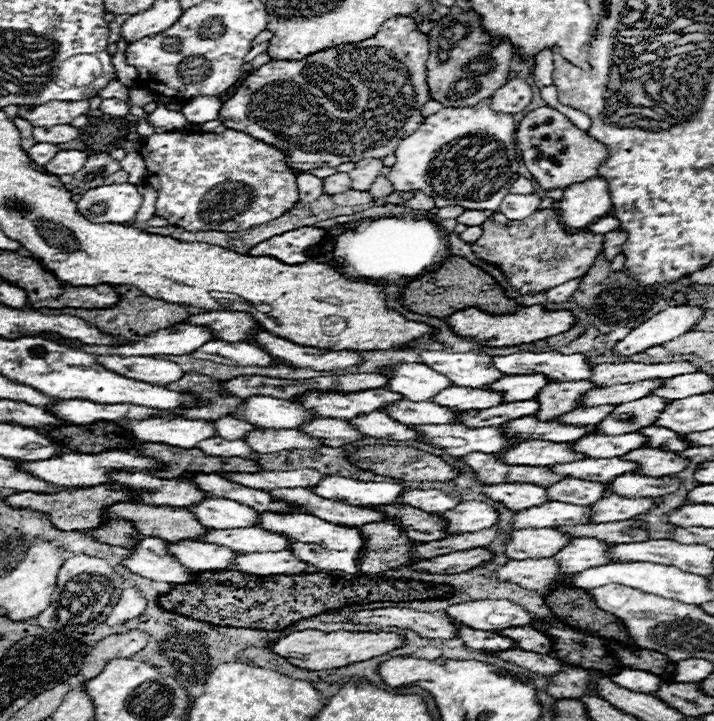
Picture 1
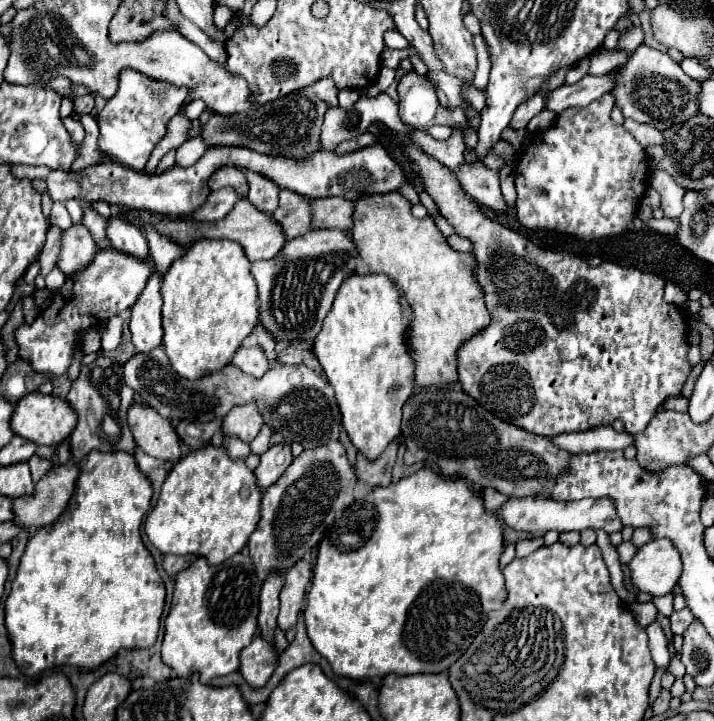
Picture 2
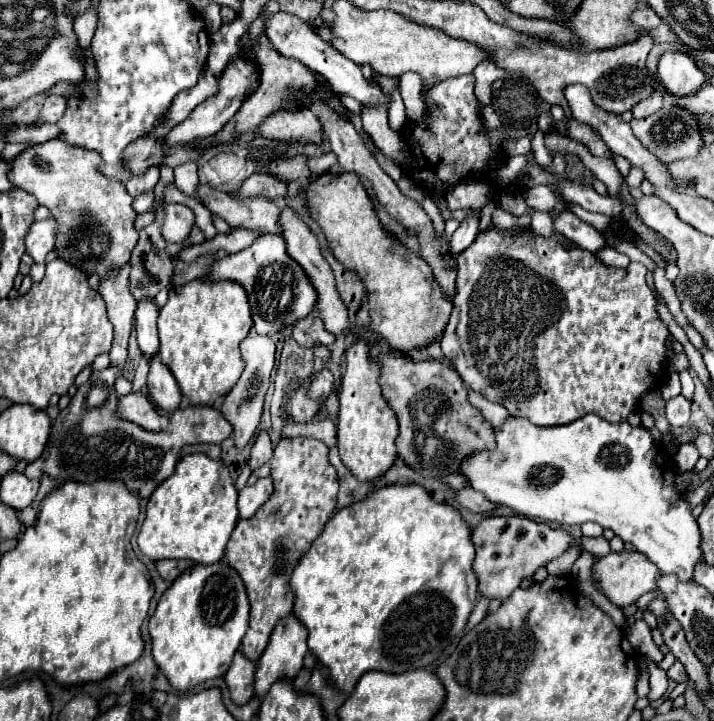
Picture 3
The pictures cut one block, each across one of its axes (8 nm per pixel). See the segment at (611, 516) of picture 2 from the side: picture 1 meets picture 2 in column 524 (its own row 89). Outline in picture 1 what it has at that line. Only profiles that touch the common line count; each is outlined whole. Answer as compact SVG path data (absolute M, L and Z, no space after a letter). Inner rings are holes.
M520 78L508 80L492 96L492 108L506 112L506 114L522 112L530 102L532 102L532 88L530 88L530 84L526 84Z

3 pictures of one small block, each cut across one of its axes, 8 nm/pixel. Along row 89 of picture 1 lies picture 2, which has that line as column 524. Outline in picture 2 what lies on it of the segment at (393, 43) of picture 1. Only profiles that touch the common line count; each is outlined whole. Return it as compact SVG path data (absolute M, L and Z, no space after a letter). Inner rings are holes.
M410 140L402 144L424 178L426 192L438 204L440 214L460 236L474 244L476 278L484 290L492 324L458 352L460 384L468 396L500 420L544 436L584 432L600 424L612 424L614 420L622 420L626 432L638 434L648 426L656 408L666 398L680 396L692 372L688 360L688 322L680 306L664 302L664 280L658 274L612 262L592 268L580 256L548 252L530 244L522 234L484 216L462 190L452 170L424 154Z

